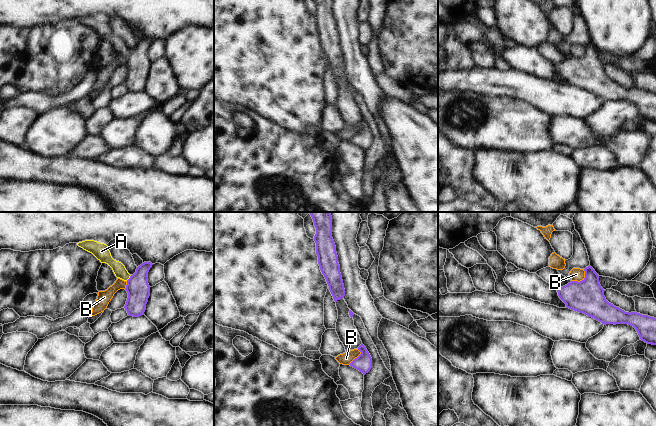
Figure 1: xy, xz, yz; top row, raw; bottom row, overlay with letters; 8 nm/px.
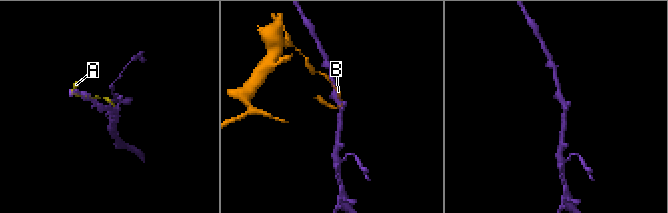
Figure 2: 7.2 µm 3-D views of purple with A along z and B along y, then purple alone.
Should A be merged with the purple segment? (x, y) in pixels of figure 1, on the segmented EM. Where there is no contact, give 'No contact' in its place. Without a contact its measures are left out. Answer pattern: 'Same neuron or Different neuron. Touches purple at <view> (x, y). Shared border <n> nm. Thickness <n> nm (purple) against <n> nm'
Same neuron. Touches purple at xy (129, 278). Shared border 60 nm. Thickness 190 nm (purple) against 100 nm.

